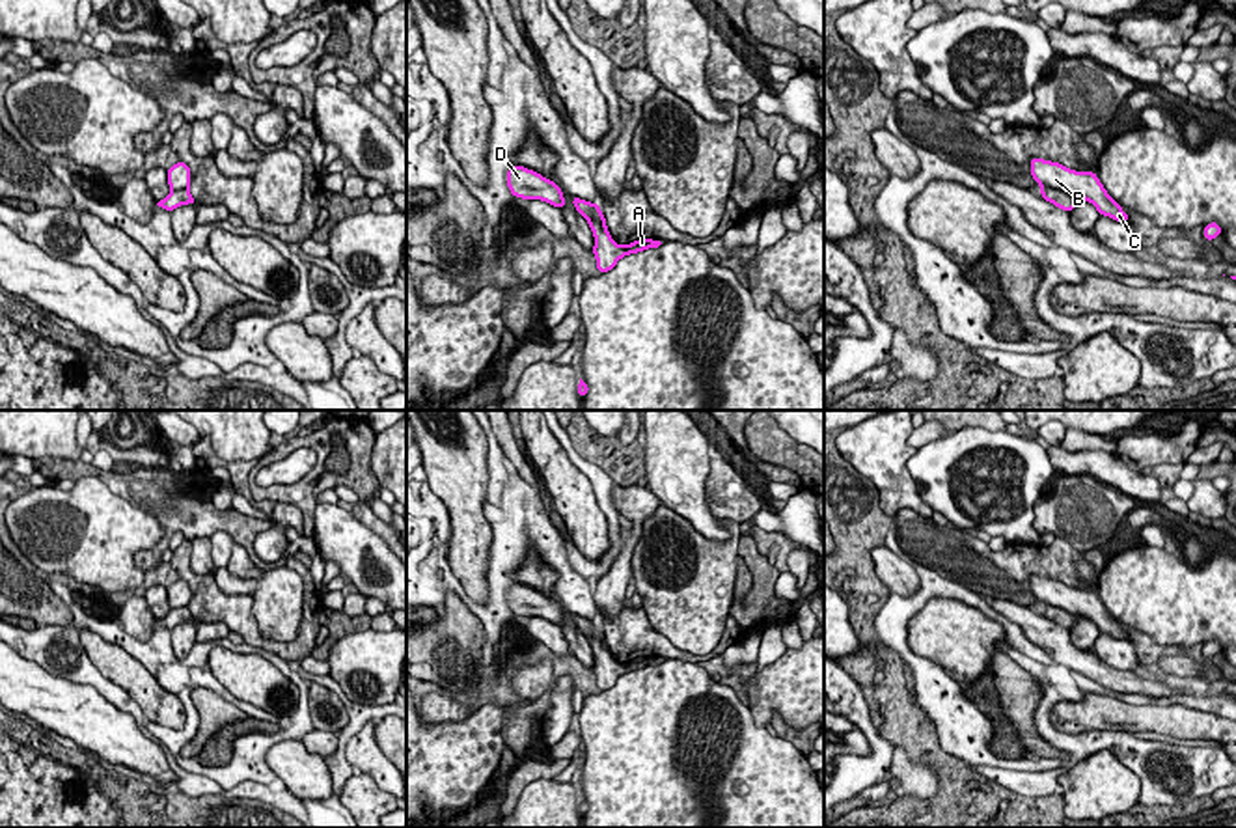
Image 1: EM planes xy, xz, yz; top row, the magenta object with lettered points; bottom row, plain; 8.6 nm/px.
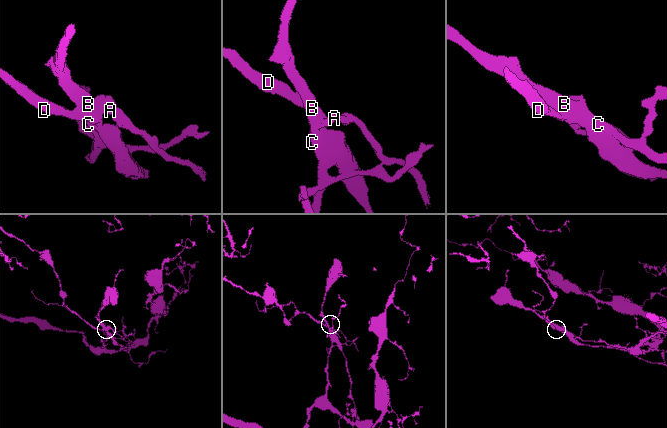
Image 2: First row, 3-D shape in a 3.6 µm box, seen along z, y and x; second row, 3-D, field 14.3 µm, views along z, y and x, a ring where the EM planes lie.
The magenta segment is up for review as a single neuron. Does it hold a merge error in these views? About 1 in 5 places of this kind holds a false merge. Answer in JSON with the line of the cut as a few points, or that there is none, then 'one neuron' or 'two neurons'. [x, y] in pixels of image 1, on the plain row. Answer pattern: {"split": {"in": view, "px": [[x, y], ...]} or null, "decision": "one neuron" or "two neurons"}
{"split": {"in": "yz", "px": [[1043, 605], [1054, 605], [1076, 614]]}, "decision": "two neurons"}

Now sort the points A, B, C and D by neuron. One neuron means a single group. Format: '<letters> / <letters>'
A B C / D

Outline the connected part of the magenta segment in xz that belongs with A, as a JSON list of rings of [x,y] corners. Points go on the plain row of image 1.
[[[589,638],[591,649],[595,653],[595,666],[593,671],[597,675],[597,686],[602,690],[608,690],[615,684],[615,681],[628,673],[628,671],[636,671],[647,666],[658,666],[664,662],[664,658],[651,658],[651,656],[639,656],[634,658],[632,662],[626,664],[619,664],[613,660],[610,649],[598,642],[597,638]]]

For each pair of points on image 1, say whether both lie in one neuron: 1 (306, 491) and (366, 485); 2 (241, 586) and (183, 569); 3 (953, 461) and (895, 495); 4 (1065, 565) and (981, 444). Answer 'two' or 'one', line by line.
1: one
2: two
3: two
4: two

